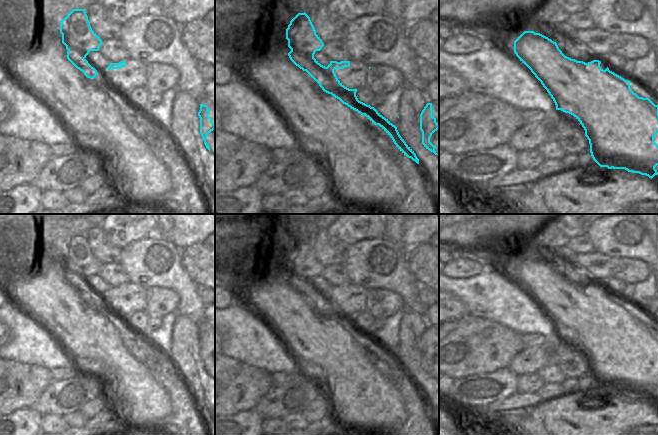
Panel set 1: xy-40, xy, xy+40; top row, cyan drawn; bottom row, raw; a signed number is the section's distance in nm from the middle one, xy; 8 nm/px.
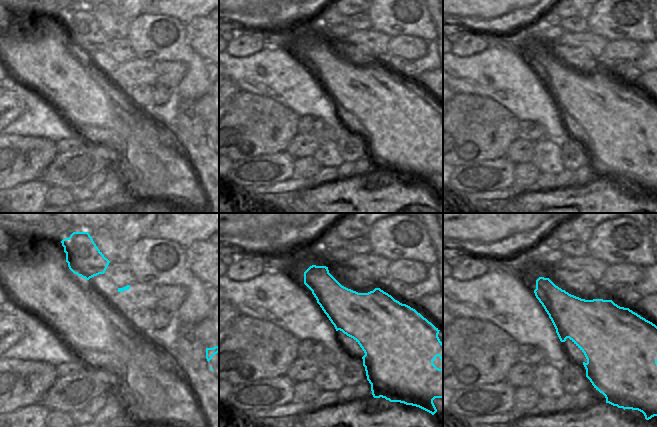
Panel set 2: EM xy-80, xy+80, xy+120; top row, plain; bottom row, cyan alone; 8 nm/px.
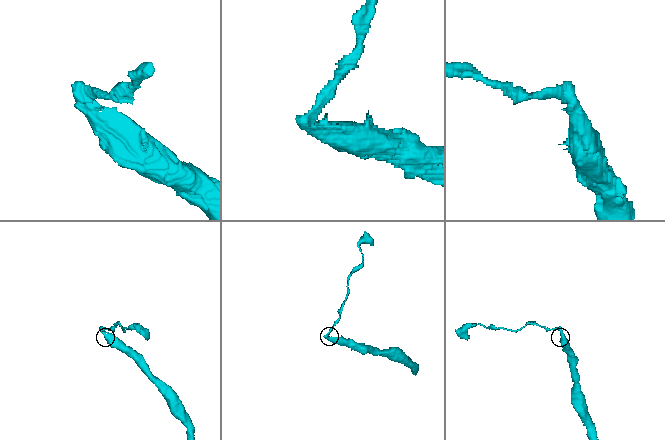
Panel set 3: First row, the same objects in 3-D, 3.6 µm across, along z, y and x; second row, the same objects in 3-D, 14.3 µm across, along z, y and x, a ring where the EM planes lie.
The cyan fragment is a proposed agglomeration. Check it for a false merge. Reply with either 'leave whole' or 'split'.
split

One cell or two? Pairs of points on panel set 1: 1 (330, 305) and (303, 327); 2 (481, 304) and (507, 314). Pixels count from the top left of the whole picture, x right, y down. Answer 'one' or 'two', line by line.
1: one
2: two

